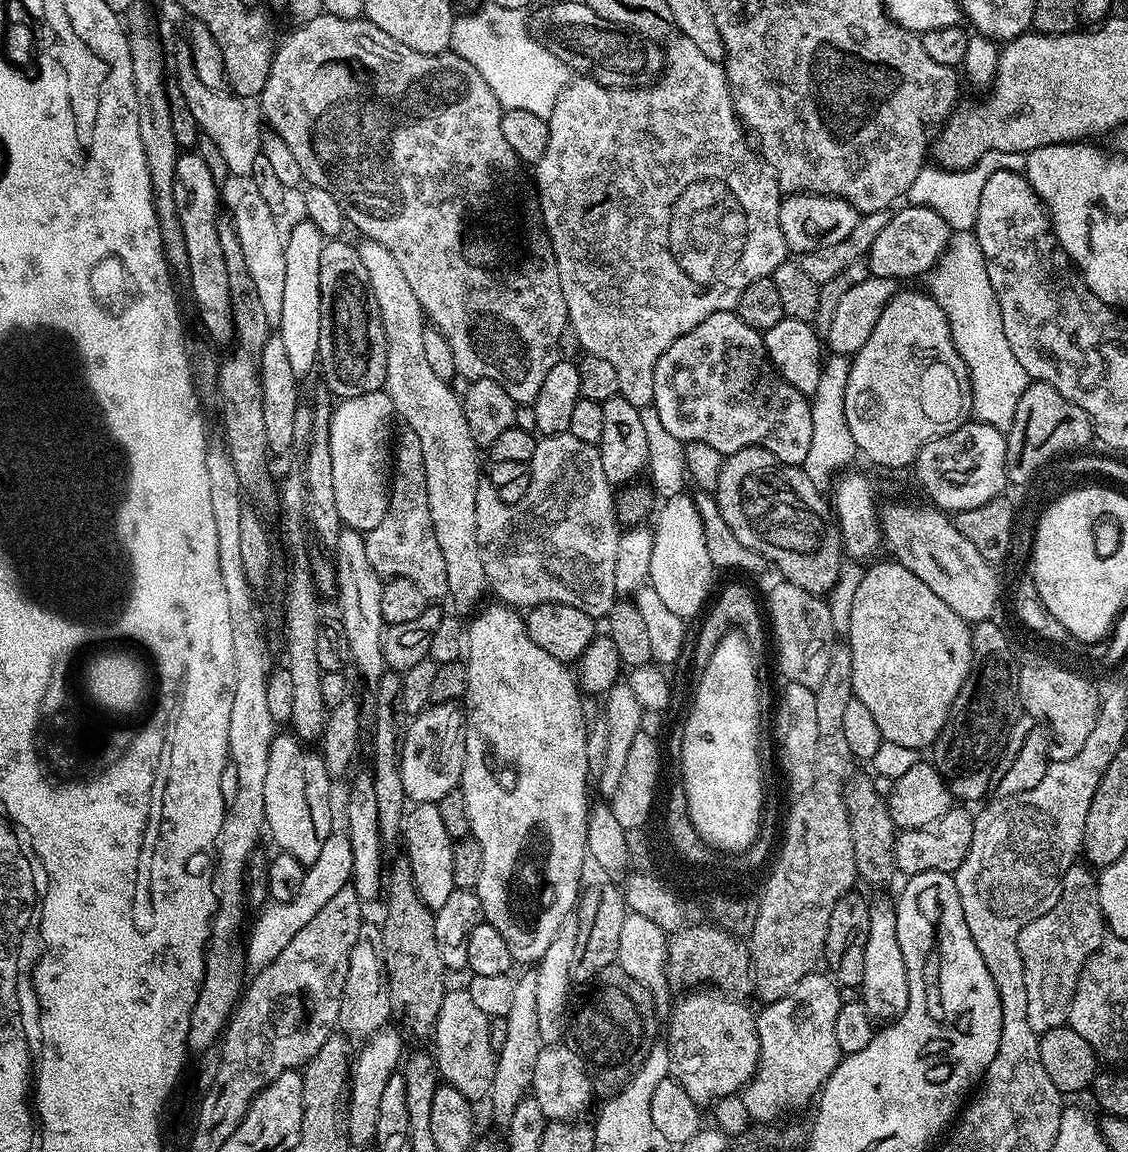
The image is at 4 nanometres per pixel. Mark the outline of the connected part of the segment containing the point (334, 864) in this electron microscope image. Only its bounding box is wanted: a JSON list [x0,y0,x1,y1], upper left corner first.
[244,832,353,977]

